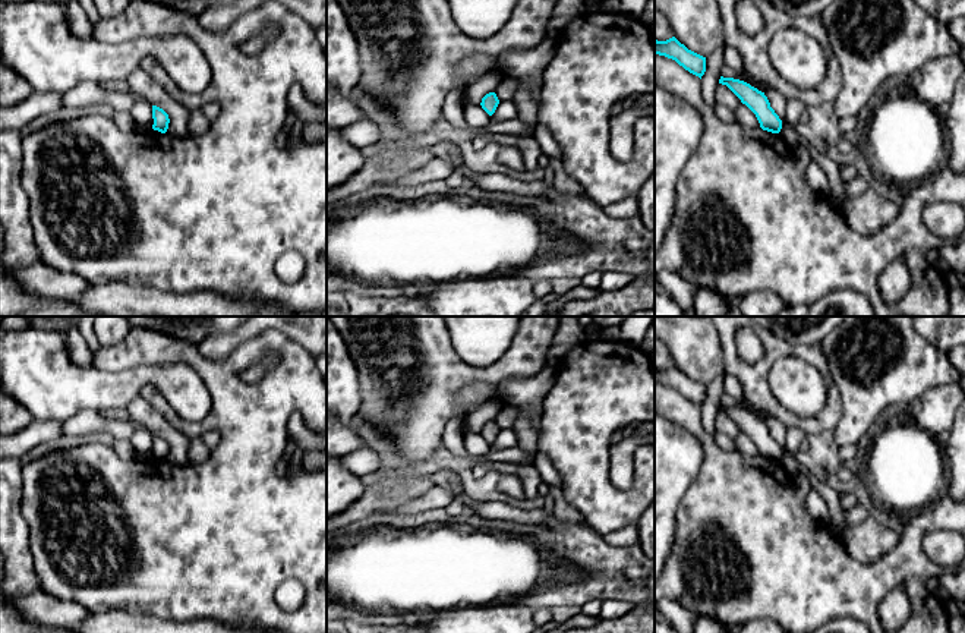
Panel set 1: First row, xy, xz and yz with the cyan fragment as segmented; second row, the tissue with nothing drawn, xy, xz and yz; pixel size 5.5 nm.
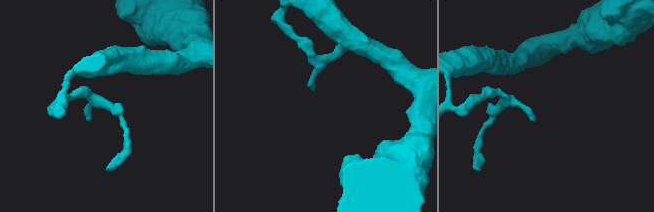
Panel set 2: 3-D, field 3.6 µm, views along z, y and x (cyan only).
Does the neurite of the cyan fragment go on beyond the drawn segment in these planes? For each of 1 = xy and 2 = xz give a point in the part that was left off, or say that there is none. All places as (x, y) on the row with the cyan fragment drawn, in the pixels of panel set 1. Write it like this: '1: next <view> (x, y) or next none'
1: next none
2: next none

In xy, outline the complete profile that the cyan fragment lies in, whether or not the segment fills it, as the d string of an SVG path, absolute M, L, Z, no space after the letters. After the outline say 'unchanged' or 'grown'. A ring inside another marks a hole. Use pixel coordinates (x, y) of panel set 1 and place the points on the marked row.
M152 106L152 119L152 129L165 133L170 123L168 114L163 108Z; unchanged

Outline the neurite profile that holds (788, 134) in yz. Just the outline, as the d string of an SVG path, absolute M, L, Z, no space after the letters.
M783 126L779 136L788 144L791 149L800 145L800 133L792 126Z

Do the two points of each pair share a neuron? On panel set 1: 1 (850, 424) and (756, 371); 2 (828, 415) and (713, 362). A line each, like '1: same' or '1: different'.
1: different
2: different

